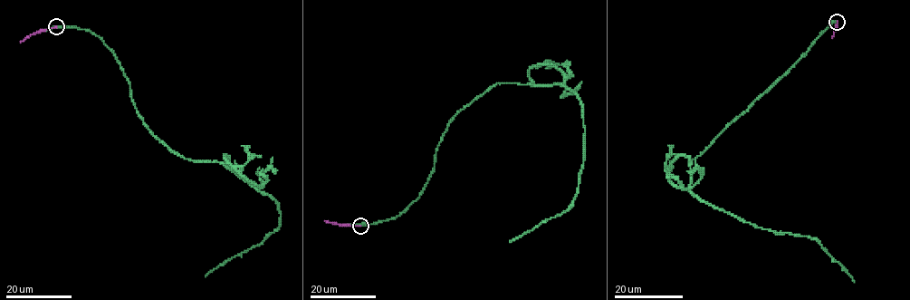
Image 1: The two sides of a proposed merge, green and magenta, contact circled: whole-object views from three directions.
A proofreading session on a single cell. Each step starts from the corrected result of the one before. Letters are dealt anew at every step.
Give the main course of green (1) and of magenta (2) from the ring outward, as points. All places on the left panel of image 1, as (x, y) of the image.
1: (56, 26), (99, 36), (144, 125), (171, 150), (225, 162), (278, 203), (278, 228), (205, 276)
2: (56, 26), (40, 30), (21, 42)

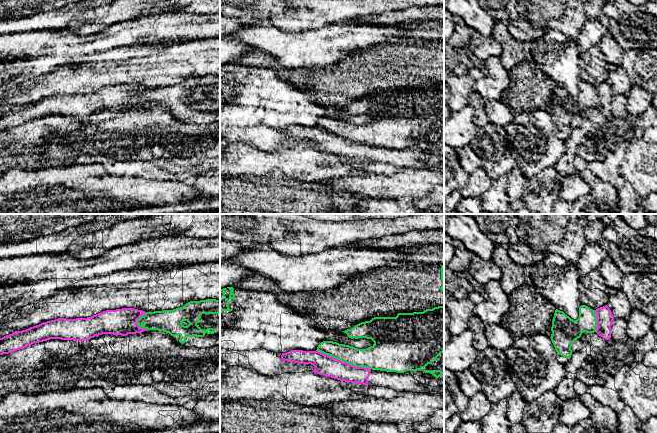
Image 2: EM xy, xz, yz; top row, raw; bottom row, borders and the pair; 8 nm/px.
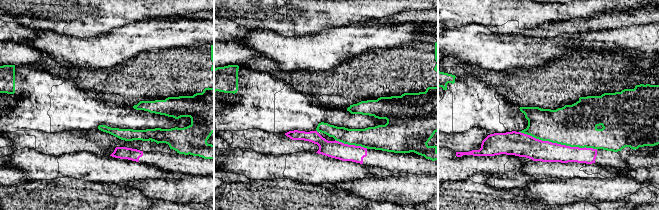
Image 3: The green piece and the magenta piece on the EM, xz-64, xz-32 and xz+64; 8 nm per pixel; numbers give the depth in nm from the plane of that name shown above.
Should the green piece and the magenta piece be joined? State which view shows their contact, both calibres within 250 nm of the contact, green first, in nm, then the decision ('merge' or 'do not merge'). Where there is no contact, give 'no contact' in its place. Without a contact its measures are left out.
xz | 190/170 nm | do not merge

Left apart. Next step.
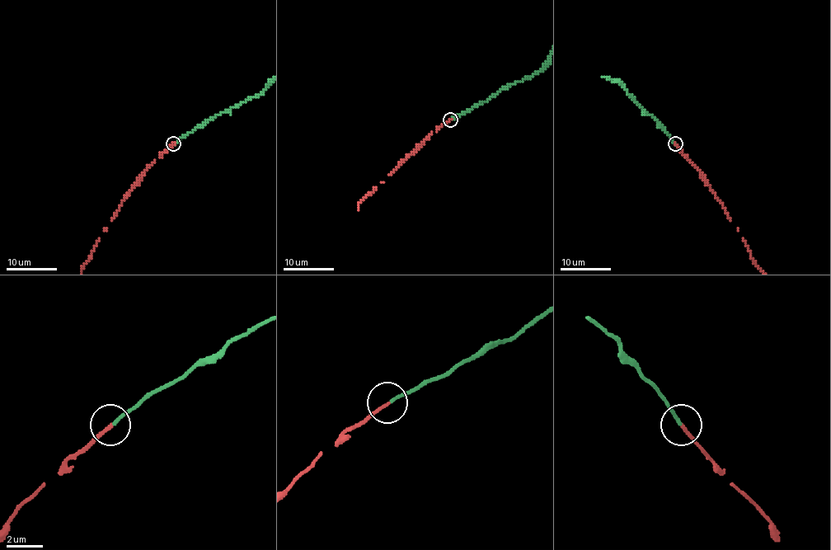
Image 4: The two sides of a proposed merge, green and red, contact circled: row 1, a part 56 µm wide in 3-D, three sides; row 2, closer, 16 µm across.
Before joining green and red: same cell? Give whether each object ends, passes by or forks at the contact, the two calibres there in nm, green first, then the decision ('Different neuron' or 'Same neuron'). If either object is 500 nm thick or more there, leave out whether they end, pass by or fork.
At the ring green ends. At the ring red ends. Thickness 160 nm (green) against 180 nm. Same neuron

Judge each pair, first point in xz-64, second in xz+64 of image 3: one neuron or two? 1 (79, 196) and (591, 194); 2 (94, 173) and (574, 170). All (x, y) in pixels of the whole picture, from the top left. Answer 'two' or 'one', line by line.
1: two
2: two

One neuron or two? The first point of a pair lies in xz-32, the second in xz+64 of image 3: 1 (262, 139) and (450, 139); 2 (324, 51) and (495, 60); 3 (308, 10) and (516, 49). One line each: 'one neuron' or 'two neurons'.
1: one neuron
2: one neuron
3: two neurons

